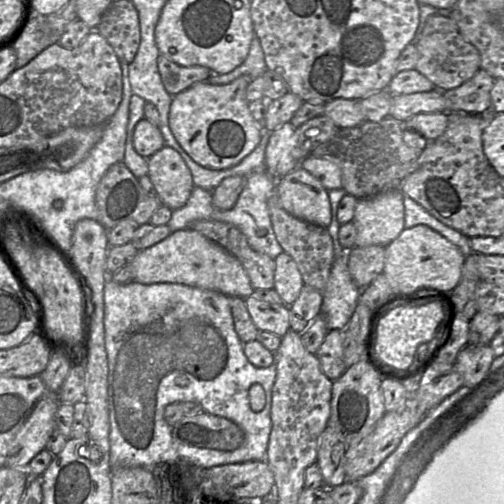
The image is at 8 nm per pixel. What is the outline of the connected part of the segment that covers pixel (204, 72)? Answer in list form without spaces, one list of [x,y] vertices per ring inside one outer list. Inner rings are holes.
[[[163,54],[157,58],[158,71],[165,90],[172,96],[198,82],[205,82],[212,72],[205,66],[181,66]]]

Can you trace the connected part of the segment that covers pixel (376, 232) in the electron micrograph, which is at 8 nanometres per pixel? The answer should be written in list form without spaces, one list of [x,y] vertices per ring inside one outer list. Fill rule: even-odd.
[[[401,189],[358,199],[353,223],[357,230],[355,247],[386,247],[405,229],[404,195]]]

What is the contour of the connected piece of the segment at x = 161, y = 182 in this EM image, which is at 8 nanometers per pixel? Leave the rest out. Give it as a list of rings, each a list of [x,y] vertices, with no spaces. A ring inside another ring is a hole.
[[[167,146],[148,158],[148,176],[162,205],[171,210],[184,206],[194,187],[185,161],[175,149]]]

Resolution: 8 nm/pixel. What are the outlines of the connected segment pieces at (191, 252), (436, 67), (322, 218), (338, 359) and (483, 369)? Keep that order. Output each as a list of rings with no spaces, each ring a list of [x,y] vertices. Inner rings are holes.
[[[190,228],[171,232],[159,243],[138,251],[130,264],[134,268],[134,281],[141,284],[180,283],[243,299],[254,292],[240,261],[214,241]]]
[[[428,17],[421,38],[416,45],[418,60],[415,70],[430,80],[436,89],[447,91],[471,79],[480,69],[478,50],[461,36],[456,23],[450,17]]]
[[[300,165],[277,180],[277,194],[282,208],[292,216],[329,227],[331,204],[328,190]]]
[[[329,330],[316,356],[329,379],[335,381],[340,378],[347,369],[343,357],[343,332]]]
[[[490,344],[465,346],[456,358],[456,369],[464,378],[464,386],[473,387],[480,382],[495,358]]]

